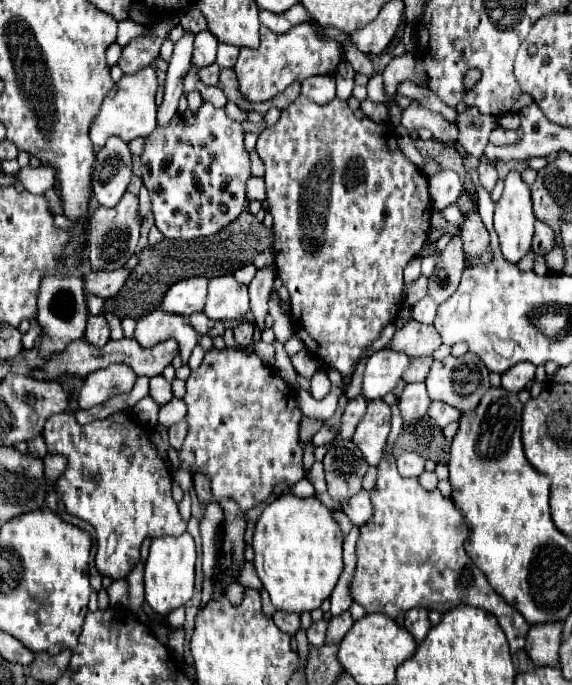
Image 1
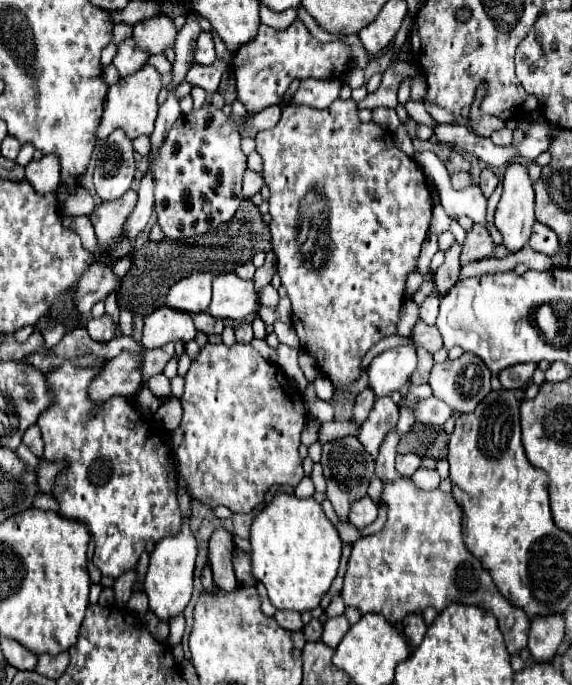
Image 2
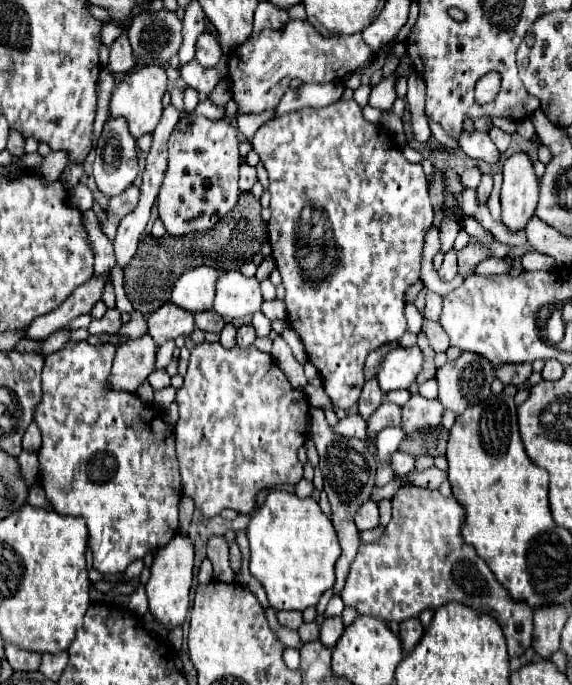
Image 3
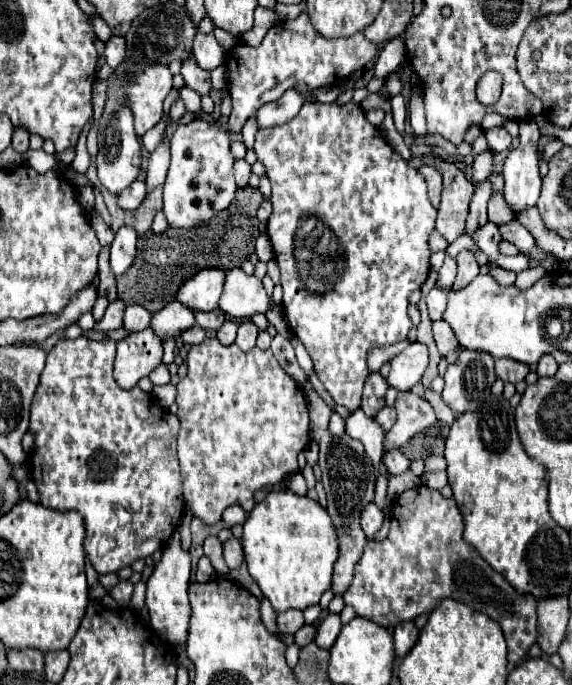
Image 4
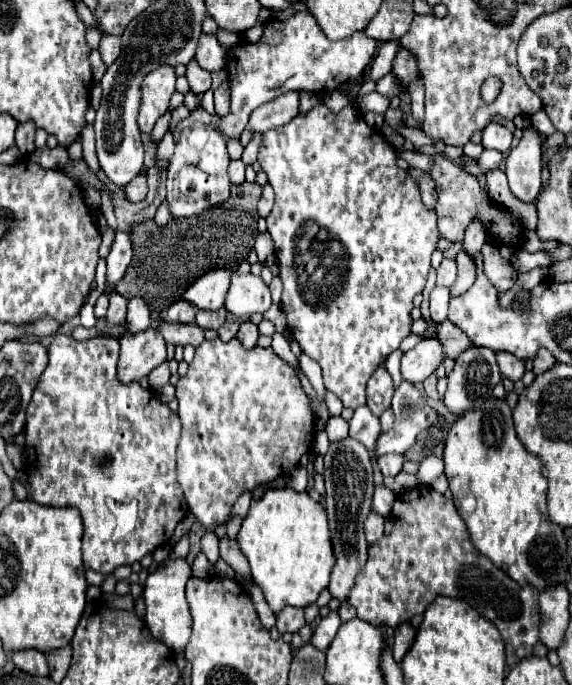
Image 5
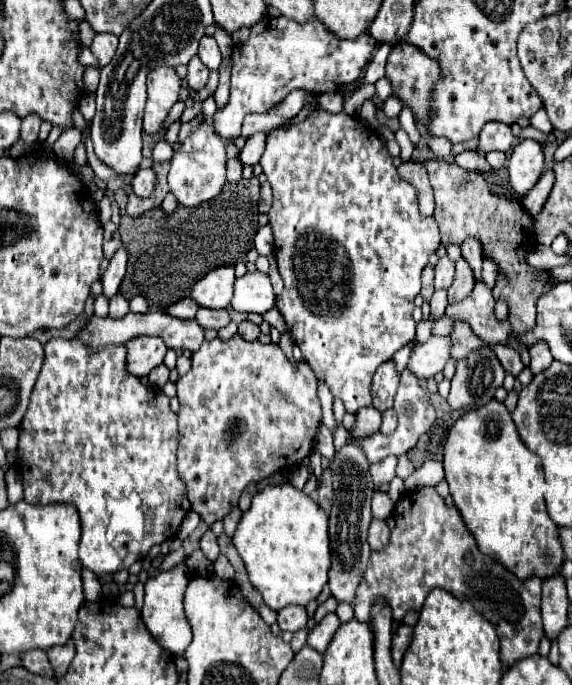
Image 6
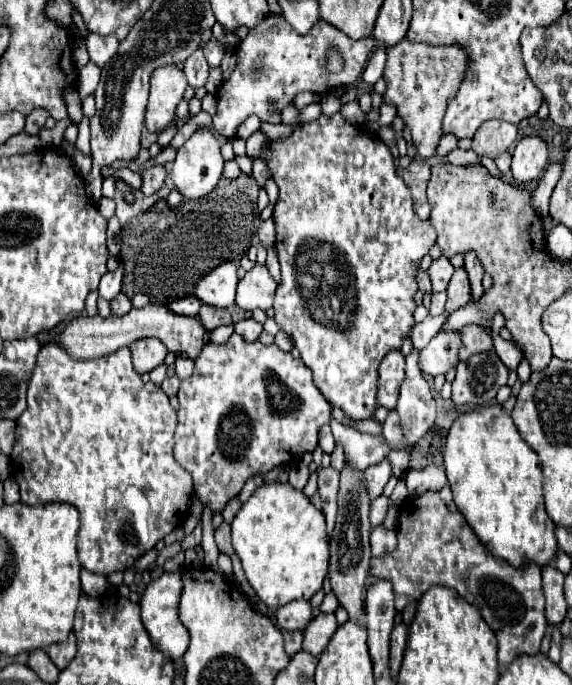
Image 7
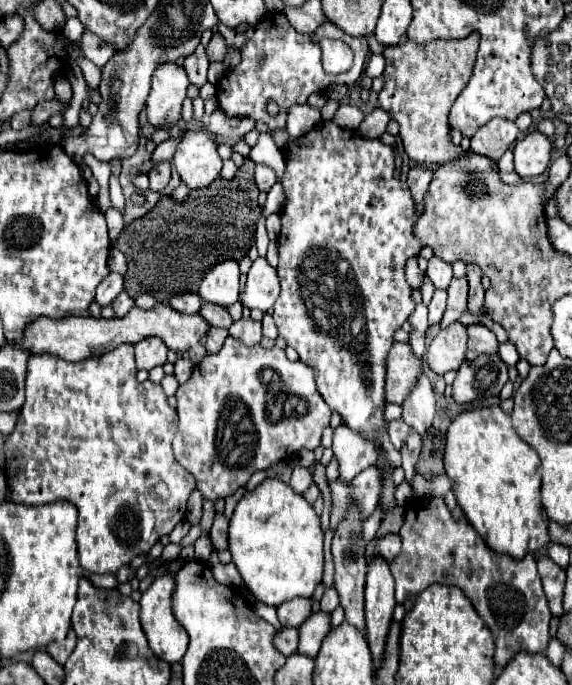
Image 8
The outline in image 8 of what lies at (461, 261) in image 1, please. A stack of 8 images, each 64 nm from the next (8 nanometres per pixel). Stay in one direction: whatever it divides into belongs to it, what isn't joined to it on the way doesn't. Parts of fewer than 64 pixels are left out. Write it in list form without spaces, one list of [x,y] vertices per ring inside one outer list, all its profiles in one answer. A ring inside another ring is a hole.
[[[434,256],[432,260],[428,260],[428,270],[426,270],[428,278],[432,280],[434,288],[438,290],[446,290],[450,280],[452,280],[452,266],[444,260],[440,260],[438,256]]]

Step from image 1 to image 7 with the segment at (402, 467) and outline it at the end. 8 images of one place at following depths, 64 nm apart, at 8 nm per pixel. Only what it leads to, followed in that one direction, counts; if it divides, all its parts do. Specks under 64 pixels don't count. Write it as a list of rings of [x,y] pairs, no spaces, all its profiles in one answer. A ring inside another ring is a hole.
[[[382,460],[380,464],[374,464],[374,466],[366,468],[364,476],[366,476],[366,486],[368,486],[368,492],[370,492],[370,498],[374,500],[376,496],[382,494],[386,482],[390,480],[392,464],[388,460]]]

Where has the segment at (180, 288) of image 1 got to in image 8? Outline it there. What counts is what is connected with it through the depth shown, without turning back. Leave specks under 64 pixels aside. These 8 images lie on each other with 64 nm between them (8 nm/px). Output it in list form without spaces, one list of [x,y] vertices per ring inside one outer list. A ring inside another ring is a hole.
[[[224,260],[220,264],[216,264],[202,280],[198,294],[204,302],[212,302],[212,304],[220,304],[220,306],[230,306],[238,300],[238,278],[240,278],[240,270],[238,270],[238,262],[236,260]]]

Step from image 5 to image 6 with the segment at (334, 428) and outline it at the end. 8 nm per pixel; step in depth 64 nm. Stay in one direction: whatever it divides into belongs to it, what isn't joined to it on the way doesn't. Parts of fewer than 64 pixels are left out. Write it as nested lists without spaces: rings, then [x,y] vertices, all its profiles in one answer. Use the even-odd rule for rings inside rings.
[[[338,424],[335,432],[333,433],[333,443],[337,452],[342,448],[342,446],[344,446],[344,444],[346,444],[348,436],[350,436],[350,432],[344,428],[344,424]]]

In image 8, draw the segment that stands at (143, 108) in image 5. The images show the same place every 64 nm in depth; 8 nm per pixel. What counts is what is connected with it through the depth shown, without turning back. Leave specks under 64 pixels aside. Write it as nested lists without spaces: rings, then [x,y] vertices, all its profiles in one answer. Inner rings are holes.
[[[160,64],[152,76],[152,90],[148,96],[148,122],[154,128],[172,126],[180,120],[182,100],[186,98],[188,76],[178,64]]]

